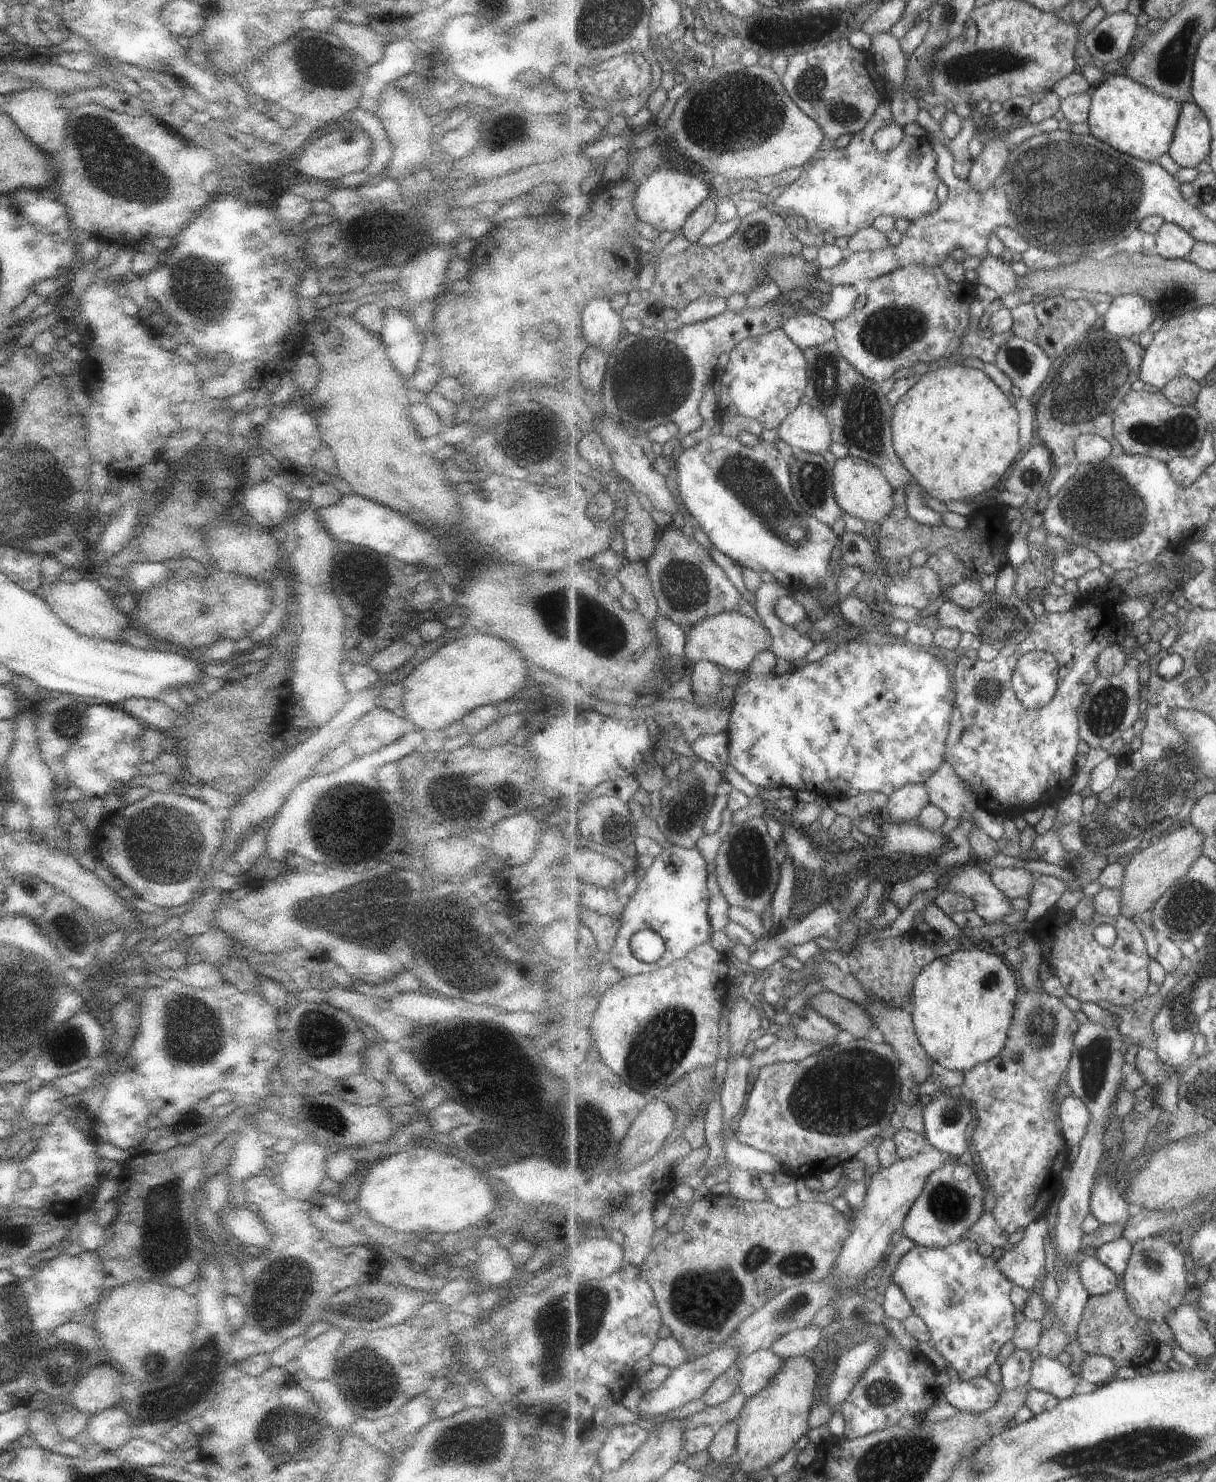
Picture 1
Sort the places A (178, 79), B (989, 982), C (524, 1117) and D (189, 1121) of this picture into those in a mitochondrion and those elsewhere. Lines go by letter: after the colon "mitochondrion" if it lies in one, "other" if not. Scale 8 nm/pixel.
A: other
B: mitochondrion
C: mitochondrion
D: other

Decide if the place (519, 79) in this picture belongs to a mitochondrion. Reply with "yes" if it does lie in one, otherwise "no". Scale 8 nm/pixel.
no

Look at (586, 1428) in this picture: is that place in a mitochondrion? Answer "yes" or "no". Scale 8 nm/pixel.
no

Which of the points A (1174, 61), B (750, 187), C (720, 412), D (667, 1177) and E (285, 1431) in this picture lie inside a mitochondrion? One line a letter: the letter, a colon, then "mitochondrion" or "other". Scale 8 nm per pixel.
A: mitochondrion
B: other
C: other
D: other
E: mitochondrion

